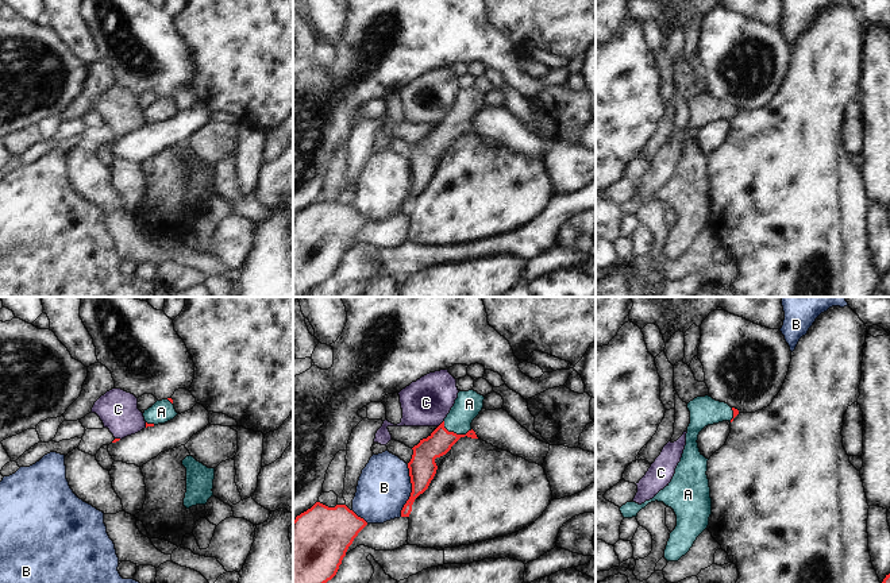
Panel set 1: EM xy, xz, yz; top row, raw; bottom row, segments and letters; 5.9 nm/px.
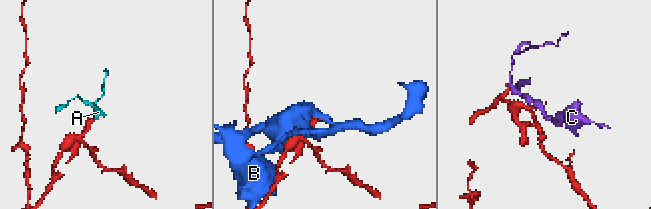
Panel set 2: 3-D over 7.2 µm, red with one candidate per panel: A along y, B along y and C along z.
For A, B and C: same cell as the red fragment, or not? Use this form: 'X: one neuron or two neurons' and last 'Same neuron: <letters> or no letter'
A: one neuron
B: two neurons
C: two neurons
Same neuron: A

